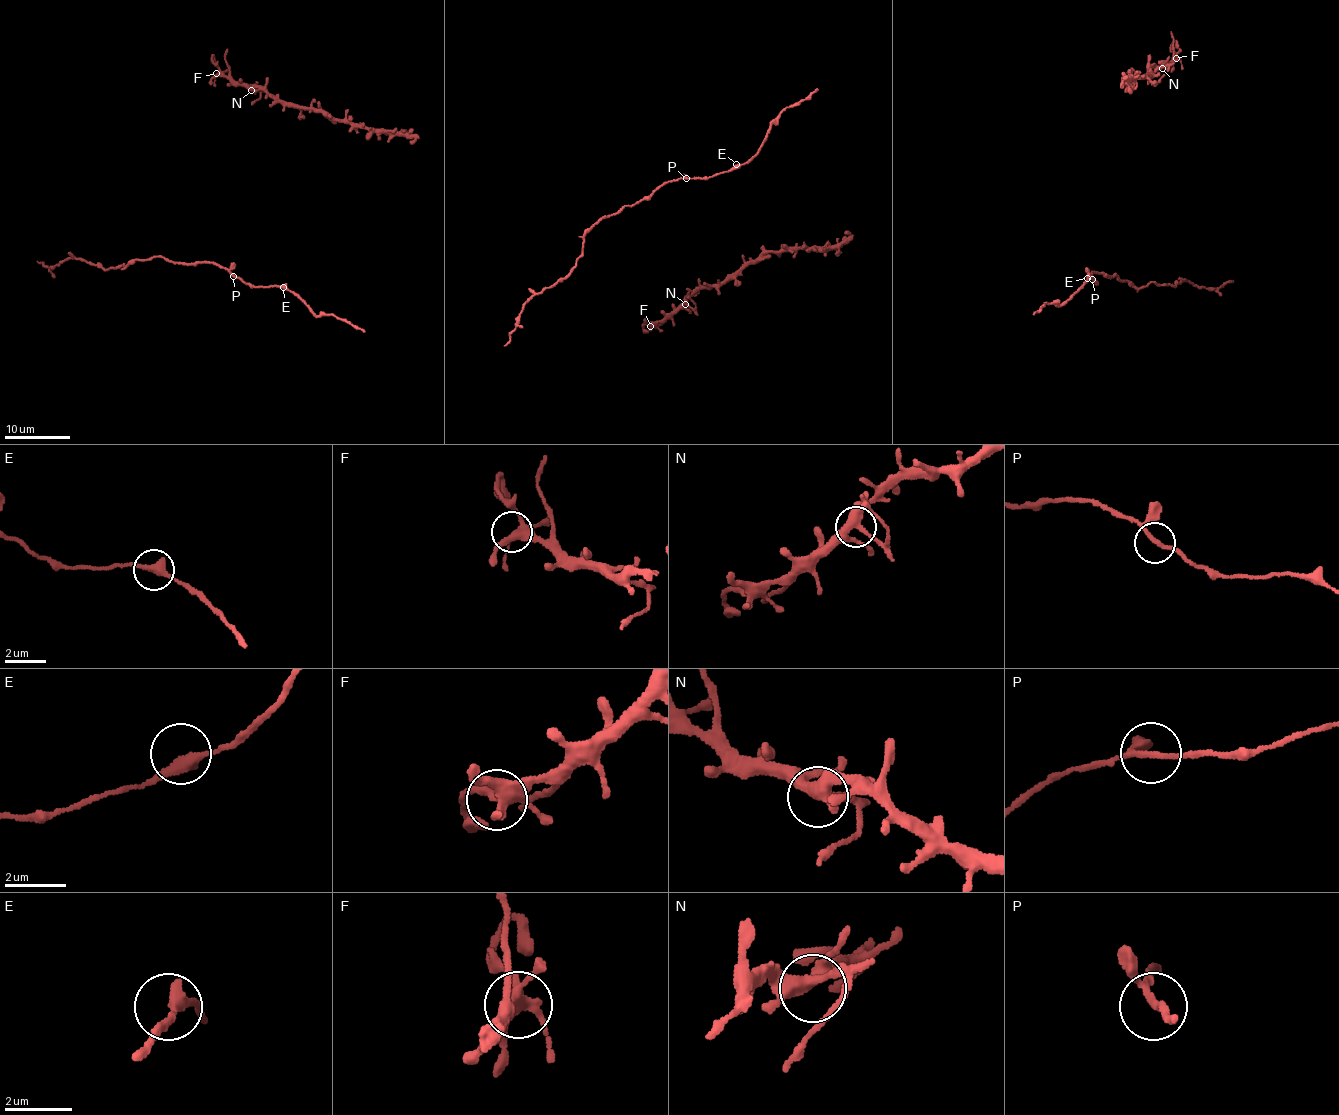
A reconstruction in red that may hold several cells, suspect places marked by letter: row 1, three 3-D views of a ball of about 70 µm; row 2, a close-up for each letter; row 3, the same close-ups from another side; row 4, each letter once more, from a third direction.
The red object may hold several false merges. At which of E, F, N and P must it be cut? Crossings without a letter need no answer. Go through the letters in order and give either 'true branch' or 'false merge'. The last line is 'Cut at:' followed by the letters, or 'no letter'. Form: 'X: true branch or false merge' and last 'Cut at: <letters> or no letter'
E: true branch
F: true branch
N: true branch
P: true branch
Cut at: no letter

